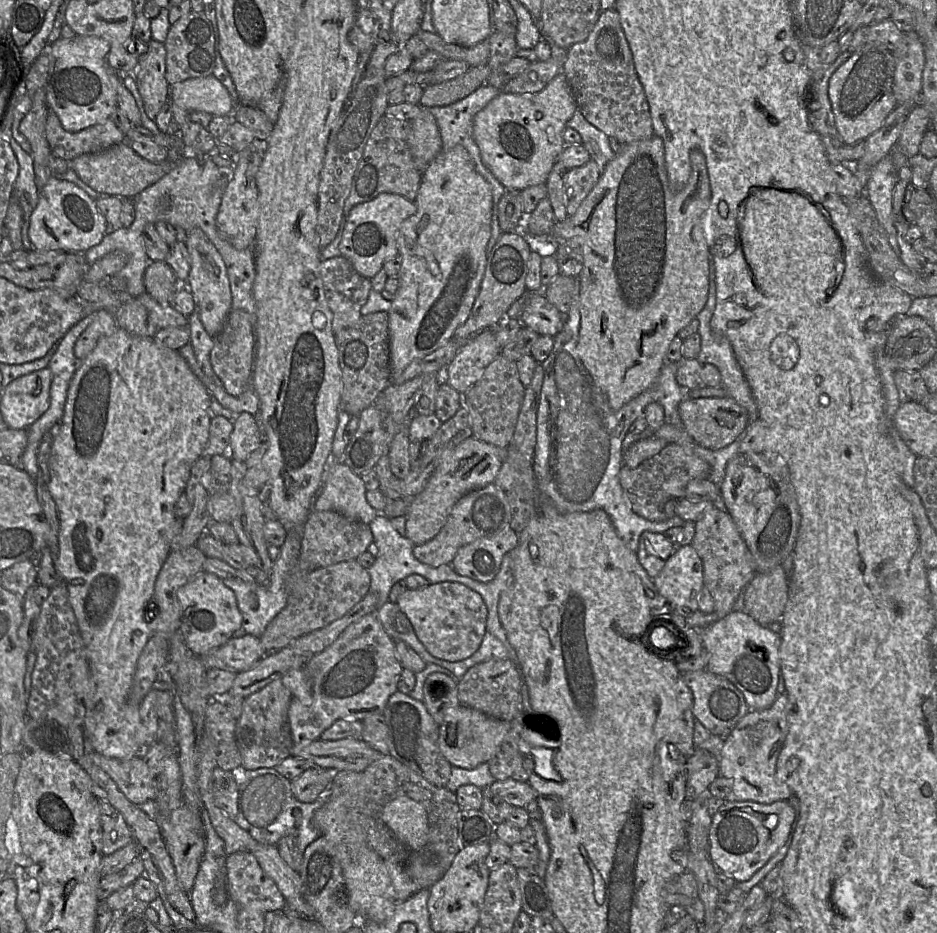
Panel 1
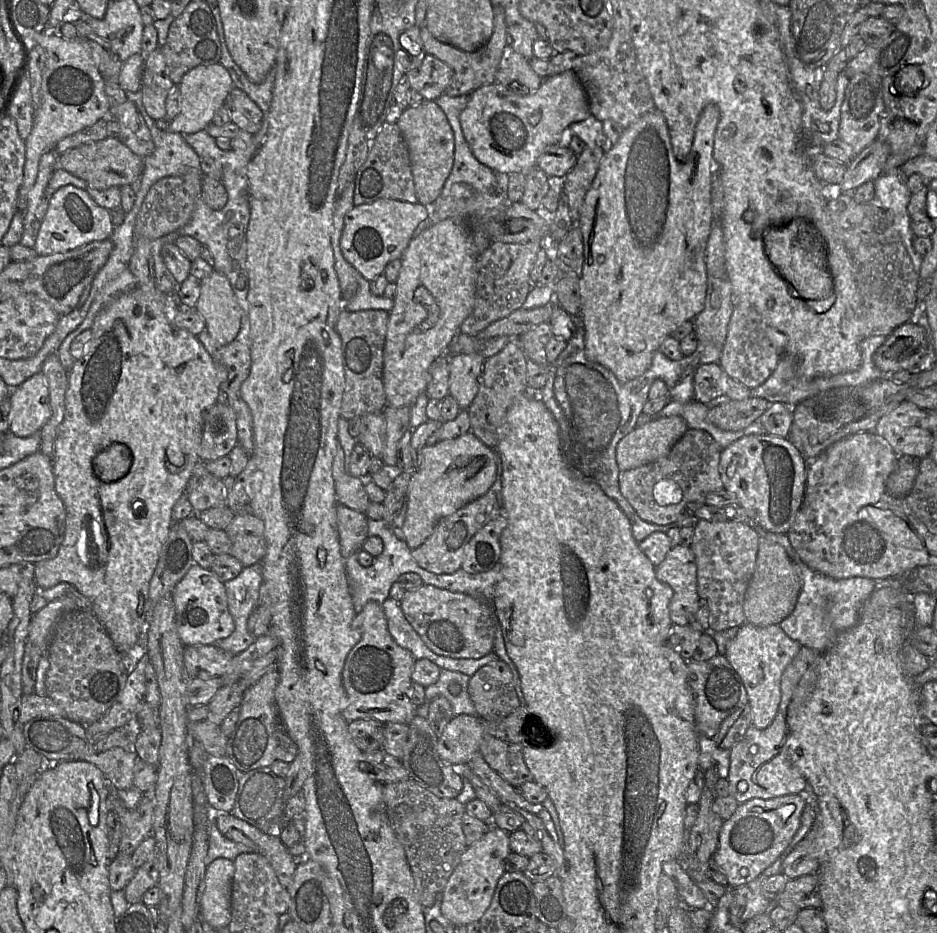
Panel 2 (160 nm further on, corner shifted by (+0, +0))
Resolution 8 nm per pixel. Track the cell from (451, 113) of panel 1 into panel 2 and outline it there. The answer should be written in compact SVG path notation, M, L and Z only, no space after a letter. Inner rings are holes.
M445 93L434 100L445 113L453 131L454 161L451 172L444 183L440 195L433 203L426 205L428 217L417 226L413 233L413 237L419 235L427 227L445 219L464 221L470 226L470 233L477 248L477 255L479 256L491 244L491 240L486 233L486 222L503 210L503 208L505 208L510 202L508 201L506 195L506 176L508 174L497 174L489 167L480 163L473 155L469 144L464 138L459 117L468 100L469 95L467 94L460 96L449 96ZM455 183L465 183L469 185L472 189L472 196L468 199L454 198L451 195L451 186Z

